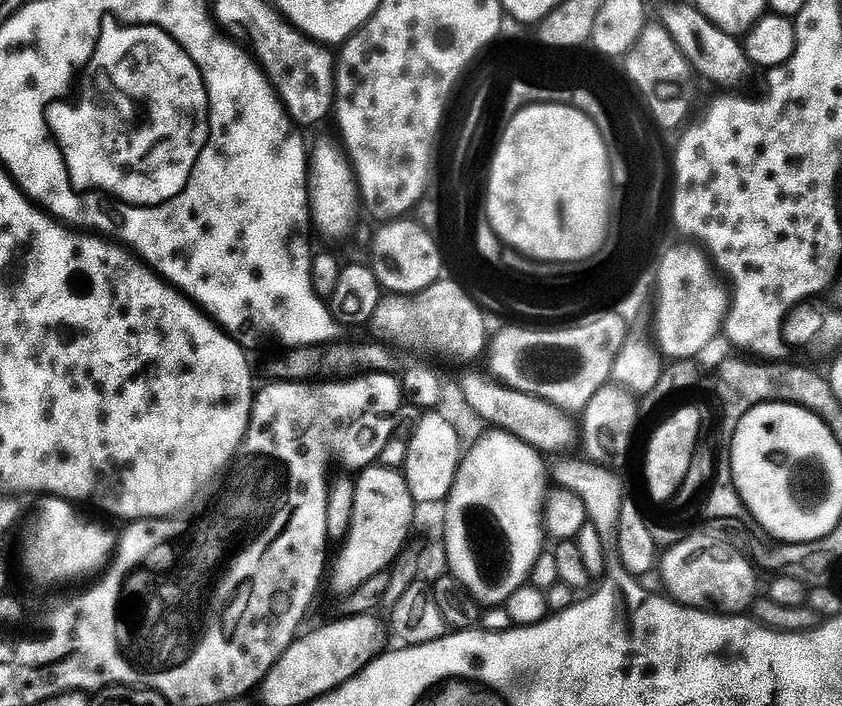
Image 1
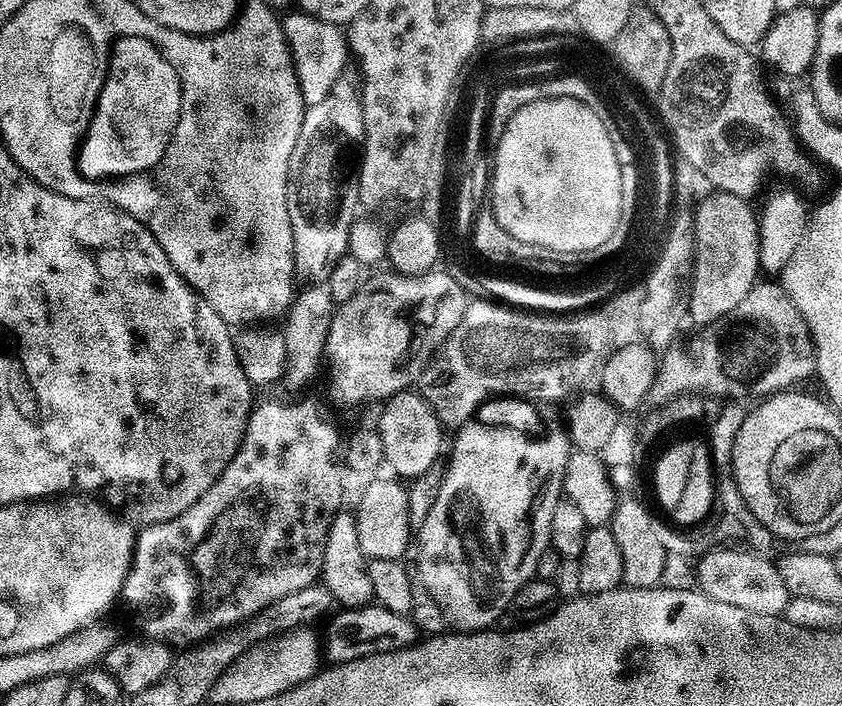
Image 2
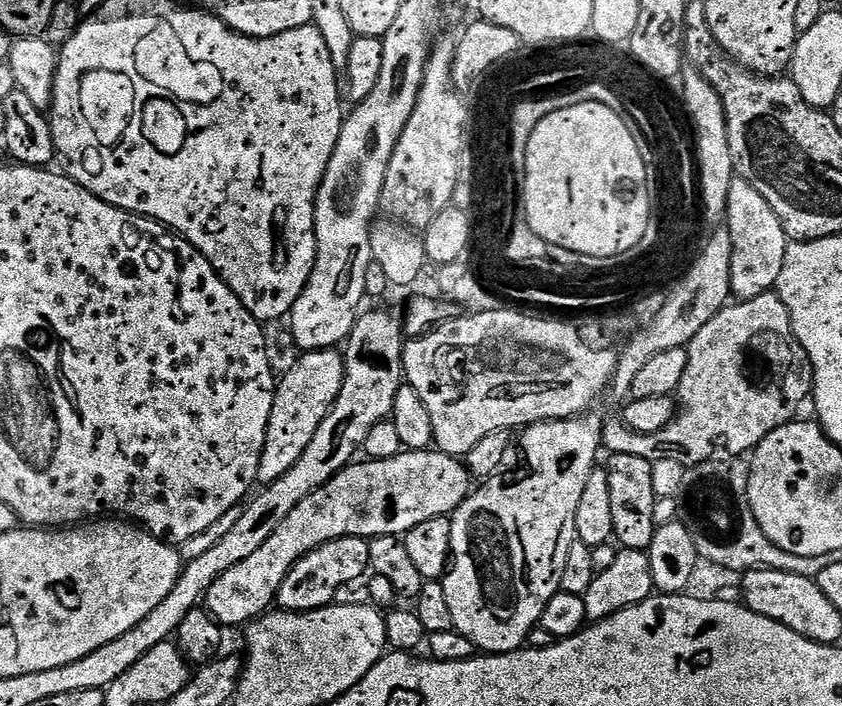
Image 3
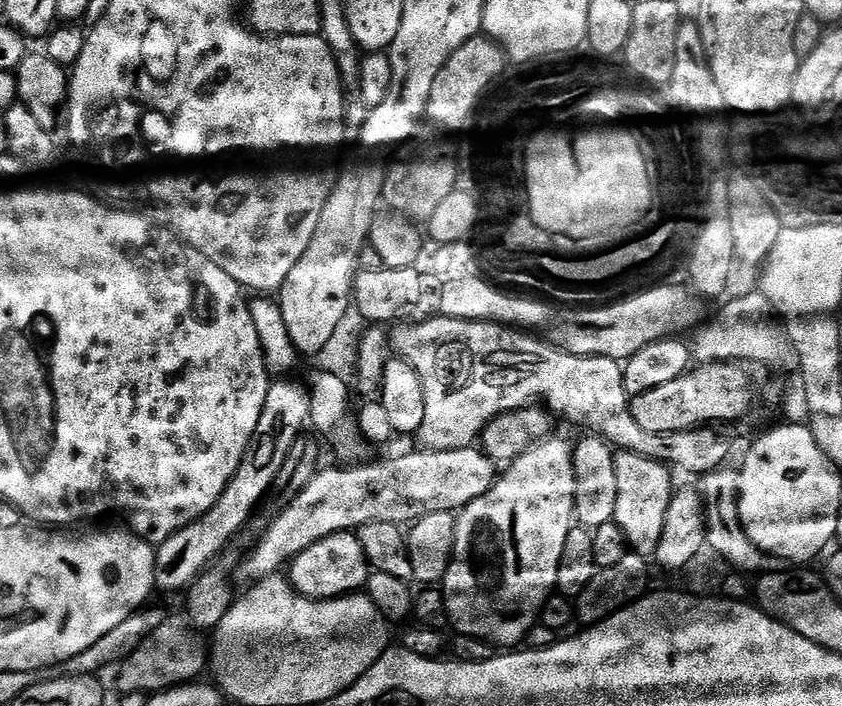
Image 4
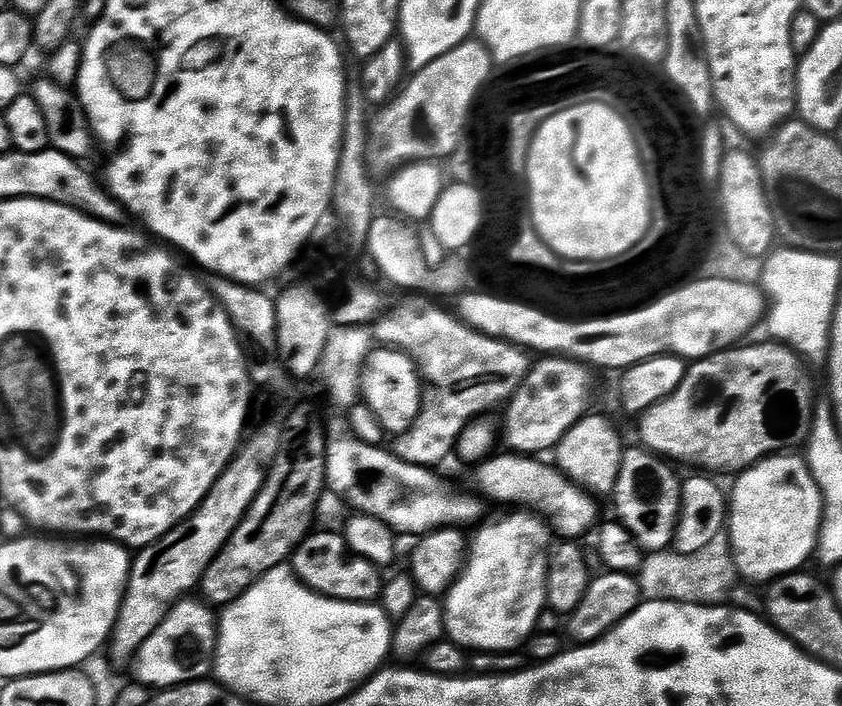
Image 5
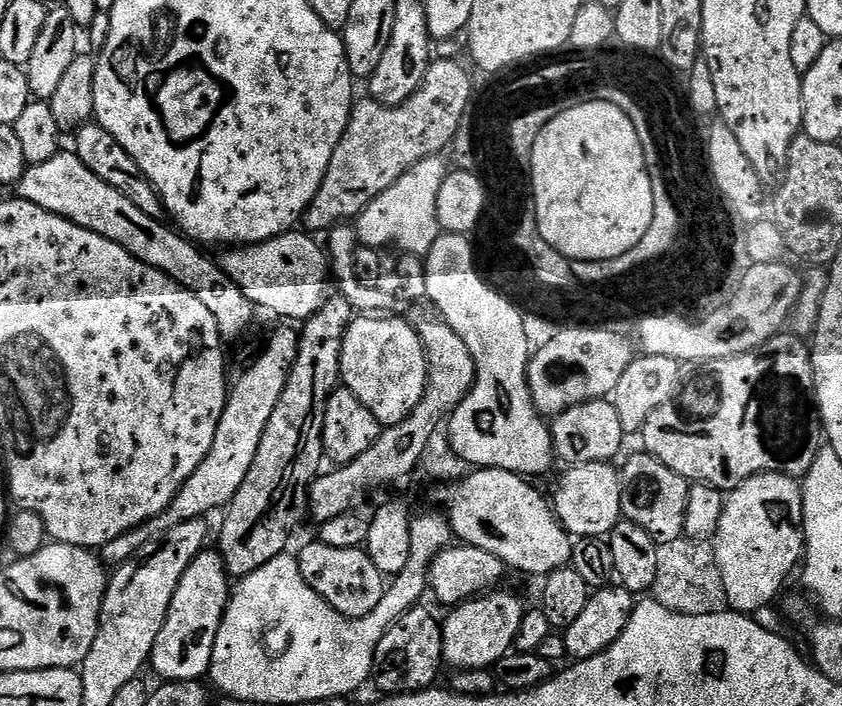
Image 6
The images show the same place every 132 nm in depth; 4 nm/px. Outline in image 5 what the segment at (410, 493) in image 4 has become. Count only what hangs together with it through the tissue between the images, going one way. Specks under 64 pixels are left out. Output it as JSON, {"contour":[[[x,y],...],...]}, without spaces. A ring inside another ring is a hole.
{"contour":[[[507,454],[485,459],[475,469],[476,482],[489,501],[497,500],[500,504],[525,504],[529,513],[546,521],[547,527],[562,538],[576,538],[591,533],[597,527],[596,500],[593,493],[573,484],[559,468],[551,463],[543,464],[543,459],[532,454]]]}

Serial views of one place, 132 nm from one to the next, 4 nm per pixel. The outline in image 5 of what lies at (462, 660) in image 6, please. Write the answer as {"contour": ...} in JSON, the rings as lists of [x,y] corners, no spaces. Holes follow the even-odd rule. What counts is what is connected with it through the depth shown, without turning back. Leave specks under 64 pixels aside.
{"contour":[[[523,514],[524,516],[512,516],[509,520],[504,520],[501,524],[488,524],[476,536],[476,544],[471,545],[470,555],[466,560],[466,567],[459,580],[448,589],[443,597],[444,605],[444,631],[447,639],[453,640],[459,648],[471,650],[473,653],[511,653],[513,650],[519,649],[520,643],[527,638],[533,631],[537,631],[539,616],[542,615],[548,603],[547,600],[547,578],[548,578],[548,563],[549,557],[536,556],[548,544],[548,536],[550,537],[549,529],[546,527],[543,519],[537,518],[532,514]]]}

